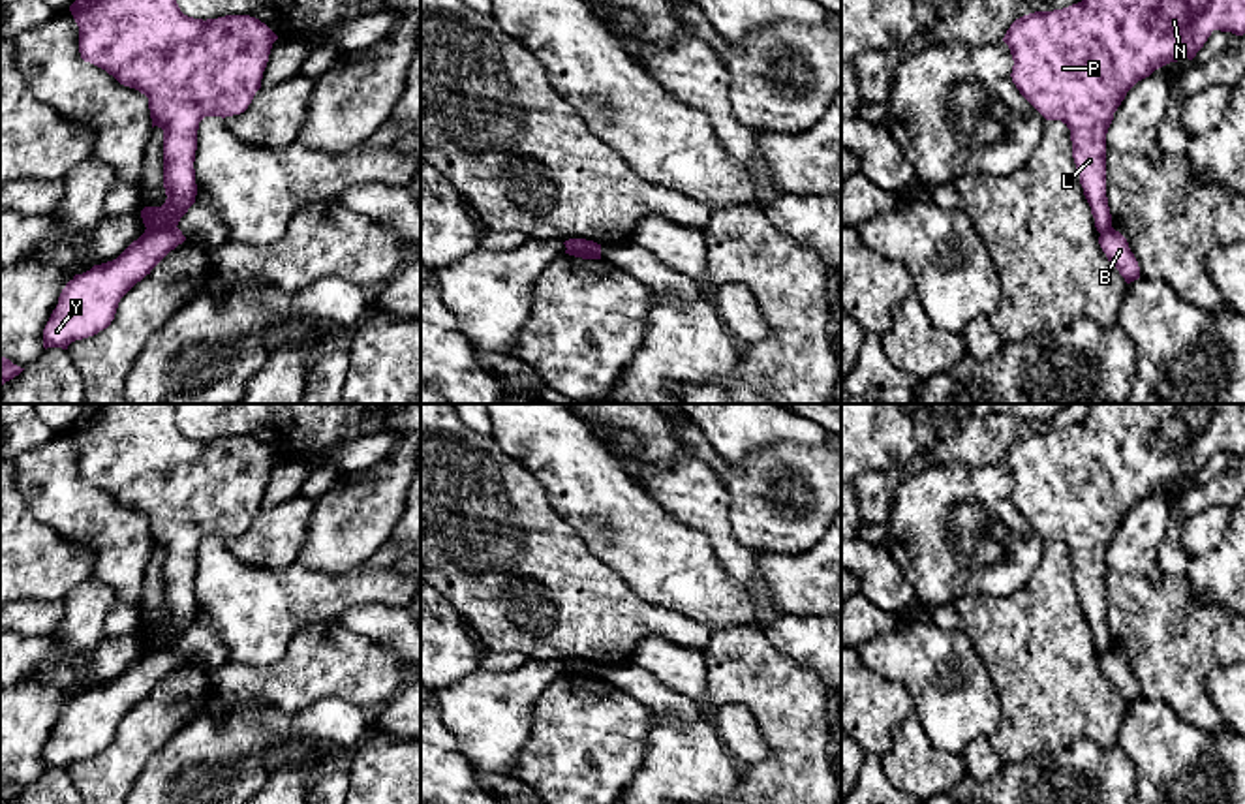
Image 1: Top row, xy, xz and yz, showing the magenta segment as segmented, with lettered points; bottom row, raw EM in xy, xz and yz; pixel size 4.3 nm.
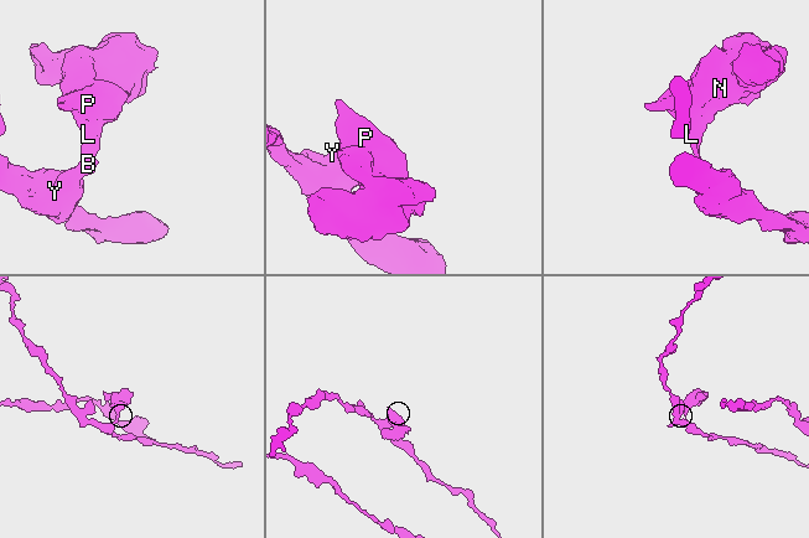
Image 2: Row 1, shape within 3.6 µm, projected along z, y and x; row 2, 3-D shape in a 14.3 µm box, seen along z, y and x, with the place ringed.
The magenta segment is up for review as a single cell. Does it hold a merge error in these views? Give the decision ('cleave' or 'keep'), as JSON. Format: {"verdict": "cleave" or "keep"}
{"verdict": "cleave"}

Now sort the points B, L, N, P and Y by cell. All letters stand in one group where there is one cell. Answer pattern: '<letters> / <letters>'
B Y / L N P

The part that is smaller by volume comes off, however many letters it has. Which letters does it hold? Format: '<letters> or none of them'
L, N, P

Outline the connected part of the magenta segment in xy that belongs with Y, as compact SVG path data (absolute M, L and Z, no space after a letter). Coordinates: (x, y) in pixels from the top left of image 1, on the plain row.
M178 648L145 650L116 680L75 695L43 750L43 768L62 768L107 750L120 719L186 657Z

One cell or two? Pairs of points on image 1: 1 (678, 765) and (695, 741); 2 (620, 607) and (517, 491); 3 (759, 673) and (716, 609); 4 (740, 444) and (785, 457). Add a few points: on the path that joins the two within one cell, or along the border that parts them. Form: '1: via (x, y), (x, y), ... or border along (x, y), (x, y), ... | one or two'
1: via (684, 759), (695, 746) | one
2: via (590, 579), (547, 536), (547, 530), (537, 521) | one
3: border along (750, 622), (722, 626), (712, 632) | two
4: border along (806, 446), (770, 442), (737, 464), (720, 457) | two

